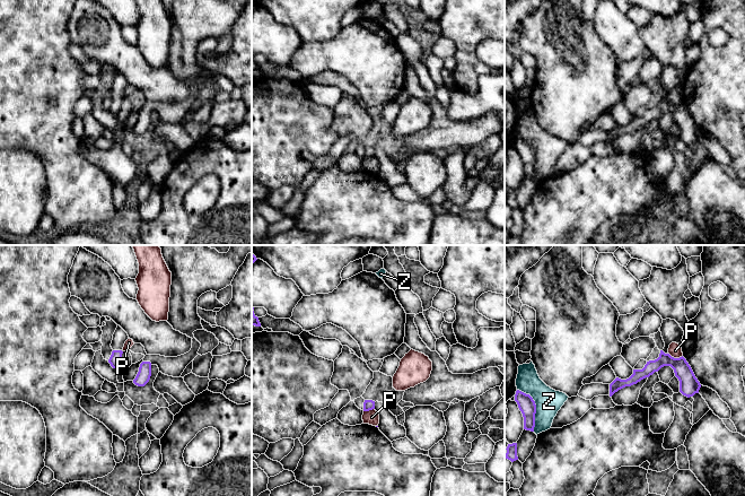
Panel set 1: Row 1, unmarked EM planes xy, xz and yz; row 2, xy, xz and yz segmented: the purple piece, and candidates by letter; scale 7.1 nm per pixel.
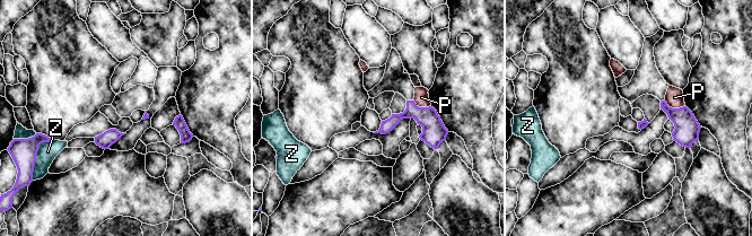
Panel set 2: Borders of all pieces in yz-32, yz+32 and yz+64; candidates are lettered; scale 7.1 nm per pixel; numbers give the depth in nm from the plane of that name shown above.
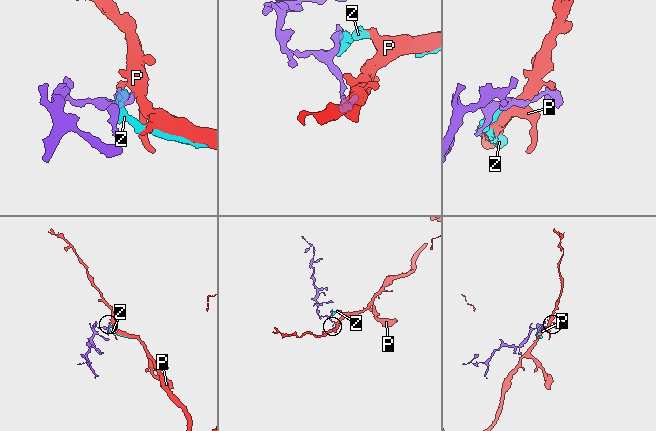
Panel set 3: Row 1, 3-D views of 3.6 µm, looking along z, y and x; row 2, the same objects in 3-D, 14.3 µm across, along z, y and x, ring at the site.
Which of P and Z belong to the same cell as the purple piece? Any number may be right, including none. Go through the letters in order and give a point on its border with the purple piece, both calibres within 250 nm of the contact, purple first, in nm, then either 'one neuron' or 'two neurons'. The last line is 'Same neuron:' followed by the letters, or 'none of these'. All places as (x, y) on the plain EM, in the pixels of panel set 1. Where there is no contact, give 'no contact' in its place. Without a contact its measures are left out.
P: meets purple in yz at (675, 105); 140 nm thick on the purple side, 90 nm on the other; two neurons
Z: meets purple in yz at (535, 154); 120 nm thick on the purple side, 190 nm on the other; two neurons
Same neuron: none of these

